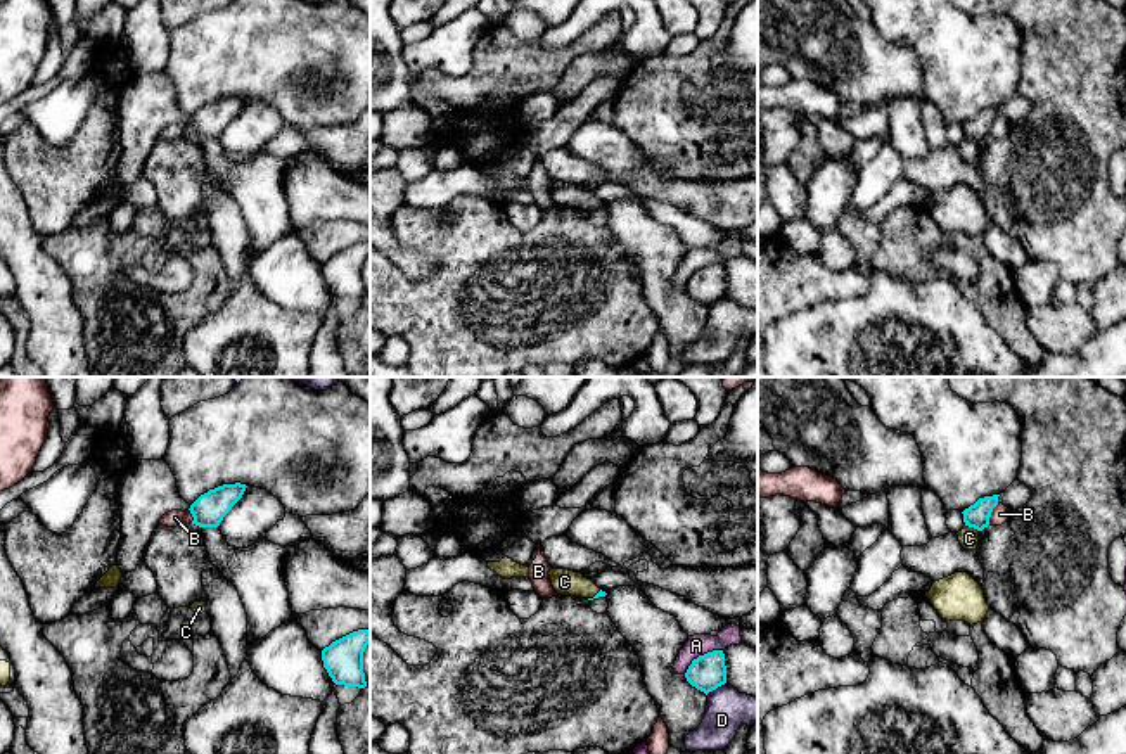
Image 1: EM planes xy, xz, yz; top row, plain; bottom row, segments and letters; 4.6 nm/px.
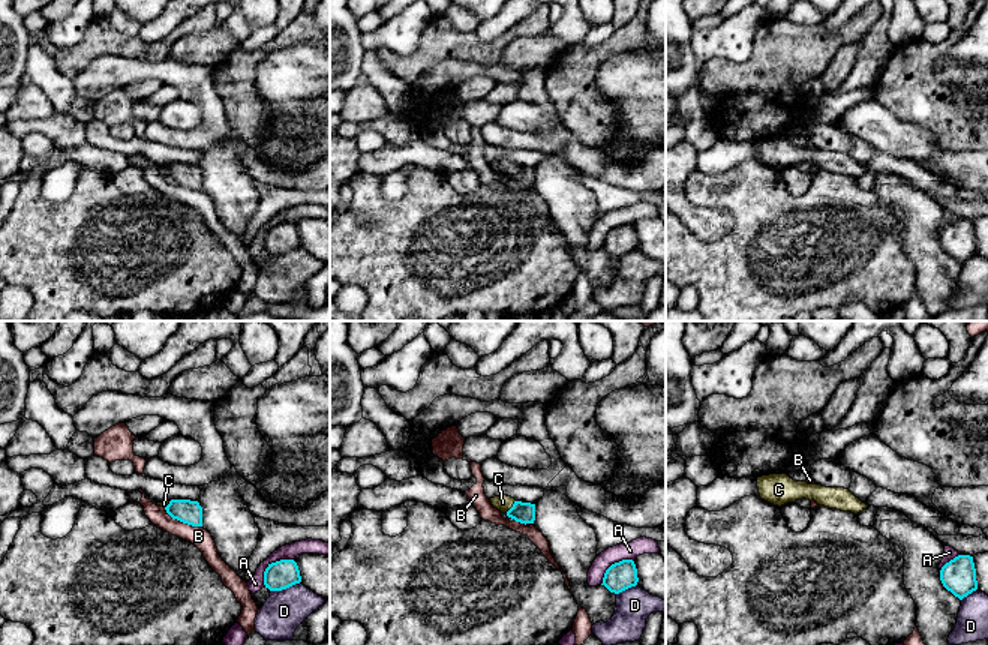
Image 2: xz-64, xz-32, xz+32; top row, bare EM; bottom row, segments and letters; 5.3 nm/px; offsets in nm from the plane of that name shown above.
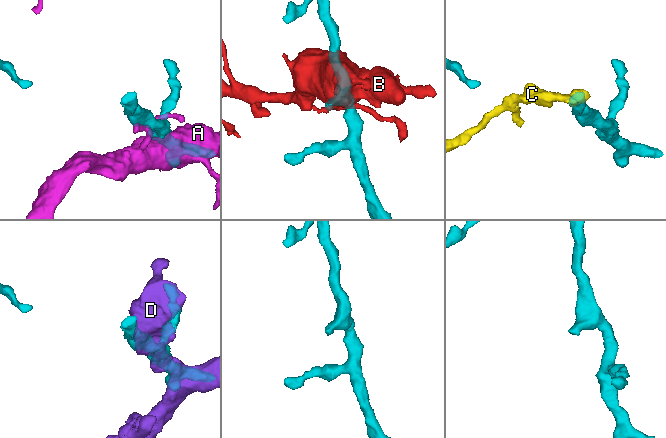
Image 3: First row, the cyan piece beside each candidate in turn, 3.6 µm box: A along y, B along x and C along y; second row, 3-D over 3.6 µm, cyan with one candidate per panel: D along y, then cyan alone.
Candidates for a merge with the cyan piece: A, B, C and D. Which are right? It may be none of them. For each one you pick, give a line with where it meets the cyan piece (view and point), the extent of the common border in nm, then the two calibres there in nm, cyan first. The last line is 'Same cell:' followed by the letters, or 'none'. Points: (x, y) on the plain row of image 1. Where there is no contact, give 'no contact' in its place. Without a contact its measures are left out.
C: contact yz (972, 139); length 70 nm; calibres 110 and 100 nm
Same cell: C

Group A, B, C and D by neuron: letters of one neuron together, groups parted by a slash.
A / B / C / D

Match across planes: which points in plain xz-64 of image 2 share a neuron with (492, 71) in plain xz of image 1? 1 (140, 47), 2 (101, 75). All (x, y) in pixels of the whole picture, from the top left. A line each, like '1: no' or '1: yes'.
1: yes
2: no

